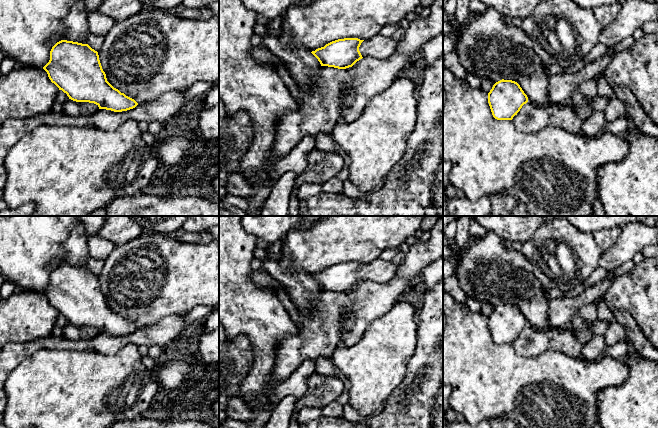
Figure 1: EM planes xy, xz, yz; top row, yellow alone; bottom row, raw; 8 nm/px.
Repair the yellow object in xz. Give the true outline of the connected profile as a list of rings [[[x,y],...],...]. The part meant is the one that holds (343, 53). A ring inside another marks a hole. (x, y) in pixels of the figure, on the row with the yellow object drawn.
[[[376,35],[368,40],[344,38],[332,41],[311,53],[321,66],[346,69],[362,58],[388,59],[397,49],[395,40]]]

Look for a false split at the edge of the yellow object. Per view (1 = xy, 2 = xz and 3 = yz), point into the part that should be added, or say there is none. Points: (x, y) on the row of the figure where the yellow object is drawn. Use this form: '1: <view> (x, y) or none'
1: none
2: xz (378, 47)
3: none

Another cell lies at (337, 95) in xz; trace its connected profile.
[[[435,0],[422,18],[410,22],[404,37],[398,42],[397,49],[390,58],[362,58],[346,69],[321,66],[312,88],[308,89],[297,83],[300,92],[300,98],[295,100],[297,109],[286,111],[279,117],[271,158],[286,155],[305,136],[316,138],[319,133],[331,133],[340,121],[350,123],[356,120],[369,101],[390,87],[404,66],[412,62],[412,56],[417,52],[421,53],[424,44],[441,32],[443,32],[443,0]]]

